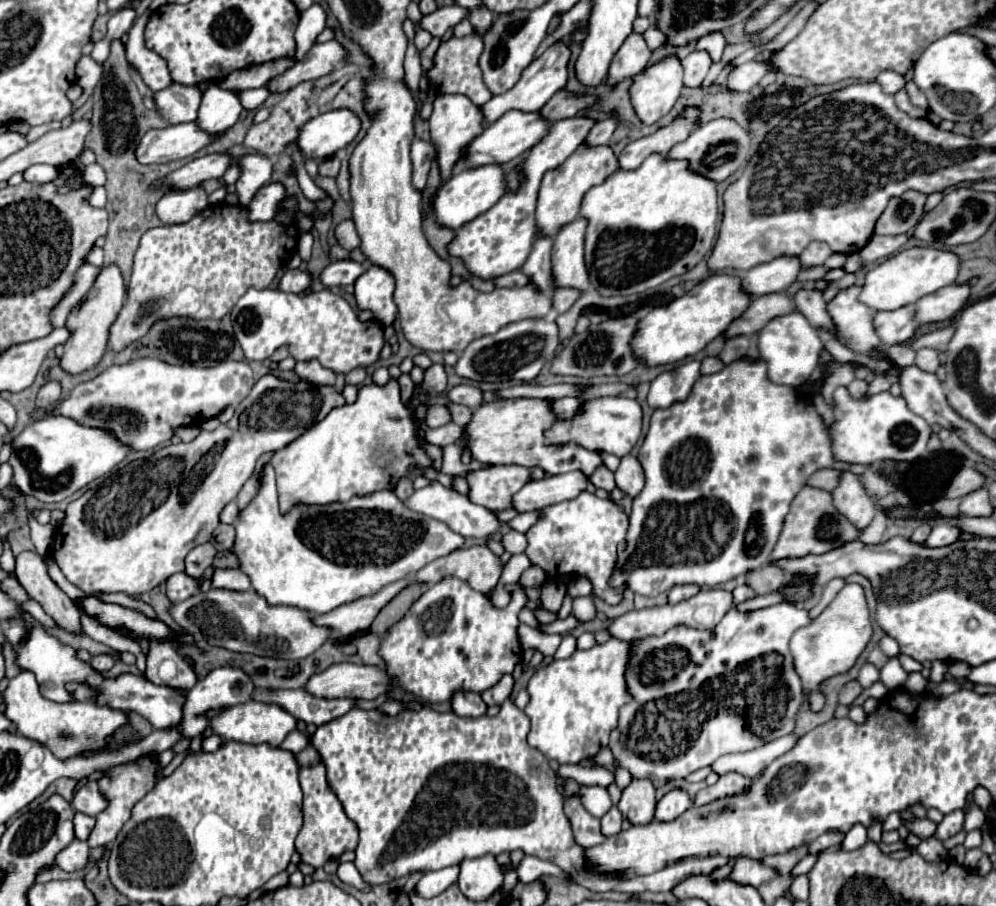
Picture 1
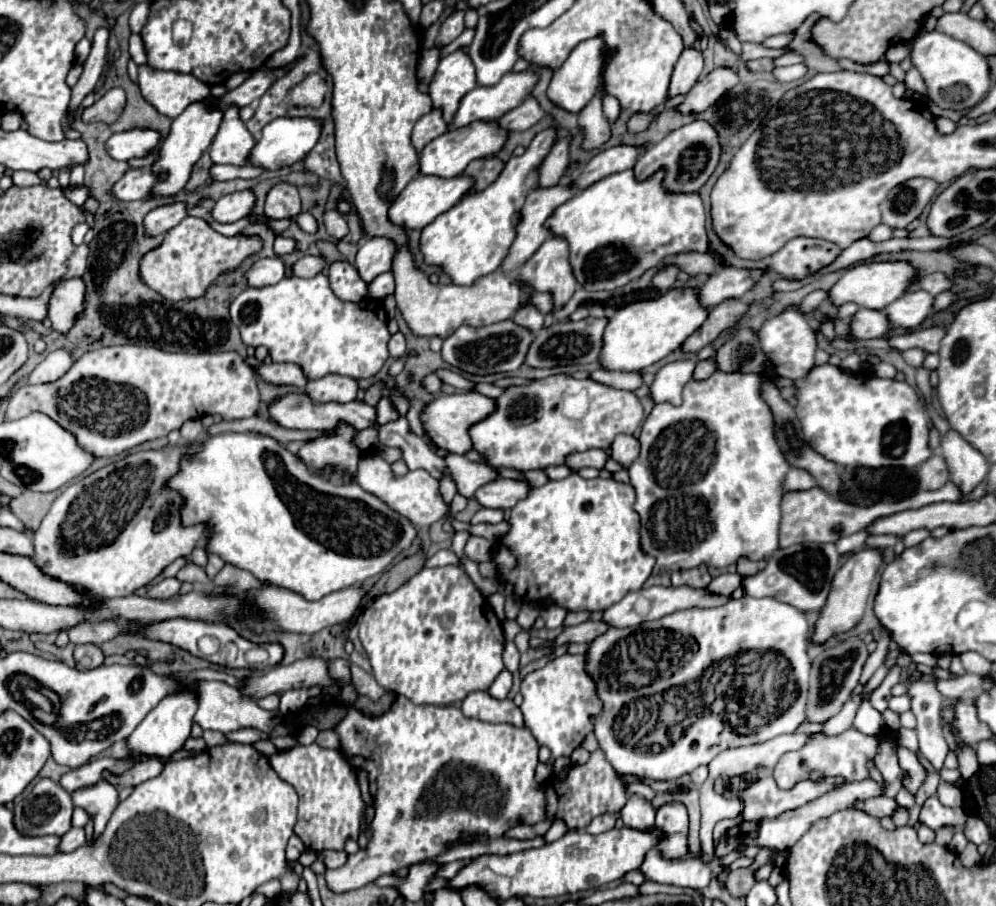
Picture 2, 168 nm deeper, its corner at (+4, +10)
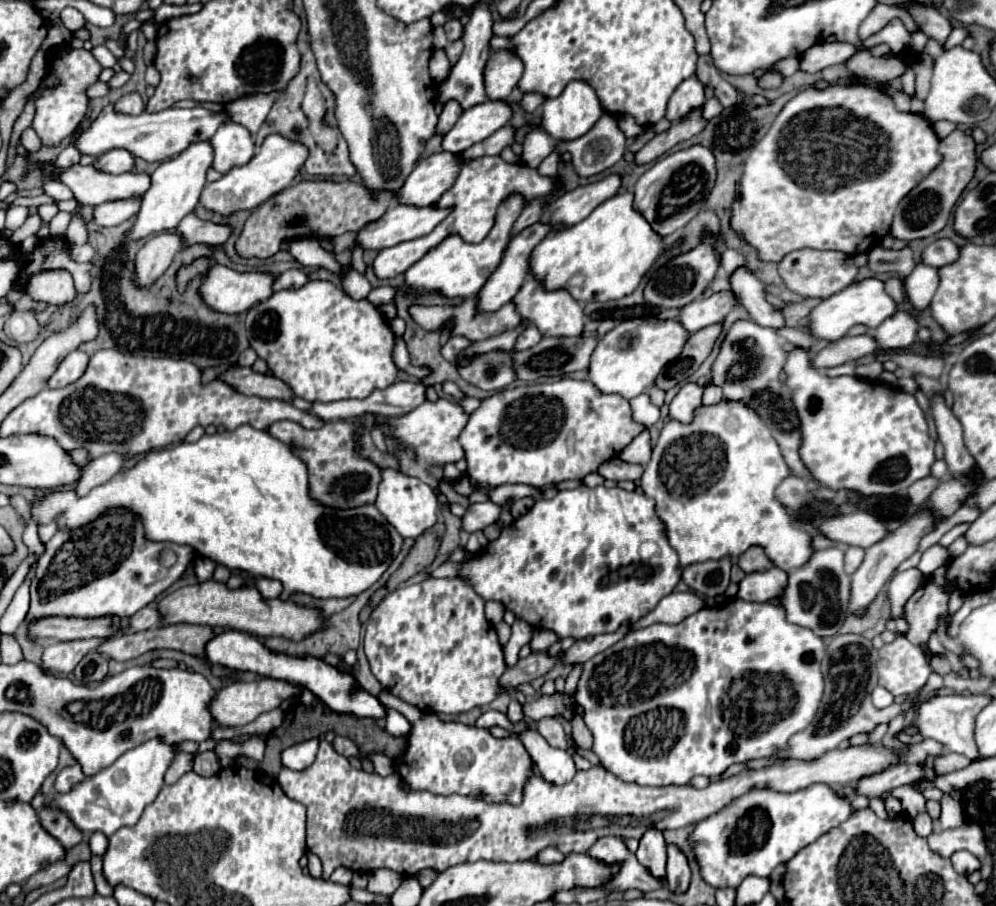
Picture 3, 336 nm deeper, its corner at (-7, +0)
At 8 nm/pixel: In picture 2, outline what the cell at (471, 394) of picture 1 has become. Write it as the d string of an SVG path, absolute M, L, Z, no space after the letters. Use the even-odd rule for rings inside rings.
M429 374L429 376L425 378L425 388L427 388L431 394L439 396L439 394L443 394L443 380L441 380L437 374Z

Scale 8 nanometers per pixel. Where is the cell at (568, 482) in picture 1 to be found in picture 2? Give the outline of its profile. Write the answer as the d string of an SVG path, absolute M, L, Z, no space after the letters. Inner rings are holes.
M499 478L477 490L477 502L485 508L509 510L519 500L523 500L523 496L527 496L529 492L531 492L531 486L527 480Z

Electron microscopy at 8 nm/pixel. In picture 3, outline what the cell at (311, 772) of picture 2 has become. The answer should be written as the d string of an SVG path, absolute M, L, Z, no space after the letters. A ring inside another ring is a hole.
M932 738L922 740L920 744L906 744L904 748L888 748L884 744L868 744L868 746L848 746L836 748L826 752L822 758L816 760L784 760L770 768L762 770L742 770L736 776L714 780L706 788L698 790L694 786L638 786L628 784L610 774L606 768L590 768L588 772L578 772L570 784L554 786L548 784L544 778L532 774L526 780L524 796L518 806L508 802L490 804L484 796L438 796L430 794L428 790L406 790L400 774L392 772L390 776L380 776L376 772L364 772L358 766L352 766L344 756L340 756L330 742L322 740L318 756L312 766L306 770L290 770L282 768L278 776L278 784L286 792L288 798L302 802L308 808L308 850L314 852L322 860L322 880L328 880L334 868L350 868L358 872L372 872L376 868L390 868L404 878L416 876L418 872L432 868L432 870L446 870L450 866L462 862L518 862L534 858L542 848L554 846L564 854L570 852L588 852L590 846L604 836L618 836L618 838L642 838L642 834L650 828L656 830L672 830L682 828L692 822L698 822L710 814L716 814L734 798L750 790L752 786L768 786L778 792L794 792L802 790L810 784L824 782L830 786L842 786L858 782L860 778L878 774L888 770L896 764L924 764L928 756L938 758L944 752L944 746Z

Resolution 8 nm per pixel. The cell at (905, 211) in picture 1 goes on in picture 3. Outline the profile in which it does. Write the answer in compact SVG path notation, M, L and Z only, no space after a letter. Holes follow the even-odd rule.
M954 130L940 142L940 154L942 154L942 162L898 204L894 222L890 226L890 236L910 242L910 240L932 236L946 226L958 198L962 196L964 188L970 184L976 172L976 164L978 164L976 142L966 132Z

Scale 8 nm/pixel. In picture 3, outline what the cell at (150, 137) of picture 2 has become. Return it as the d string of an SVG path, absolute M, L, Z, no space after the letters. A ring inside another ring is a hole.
M110 150L94 160L94 166L108 174L124 174L134 168L134 158L126 150Z

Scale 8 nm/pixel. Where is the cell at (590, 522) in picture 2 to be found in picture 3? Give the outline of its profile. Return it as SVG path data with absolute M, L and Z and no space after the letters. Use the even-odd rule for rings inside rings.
M582 484L576 490L562 490L554 498L542 498L542 500L538 500L524 516L520 516L508 528L504 528L496 540L490 540L488 546L482 552L468 554L460 562L458 576L466 584L470 584L476 590L476 594L482 596L482 600L486 600L486 602L488 600L496 600L496 602L504 604L506 610L510 610L518 620L528 622L532 628L552 630L560 640L564 640L564 638L584 640L588 636L616 632L622 624L632 624L632 622L640 620L644 614L648 614L650 610L654 610L654 606L664 596L668 596L674 590L674 586L680 582L680 578L682 578L682 566L678 566L678 554L676 554L676 550L666 542L666 526L662 526L662 522L658 522L658 516L656 516L656 510L654 510L654 498L648 498L646 494L640 494L640 492L626 492L622 488L606 488L606 486L588 488L588 486ZM646 542L652 542L652 544L658 546L658 550L654 554L650 554L650 556L644 556L640 552L642 544L646 544Z

